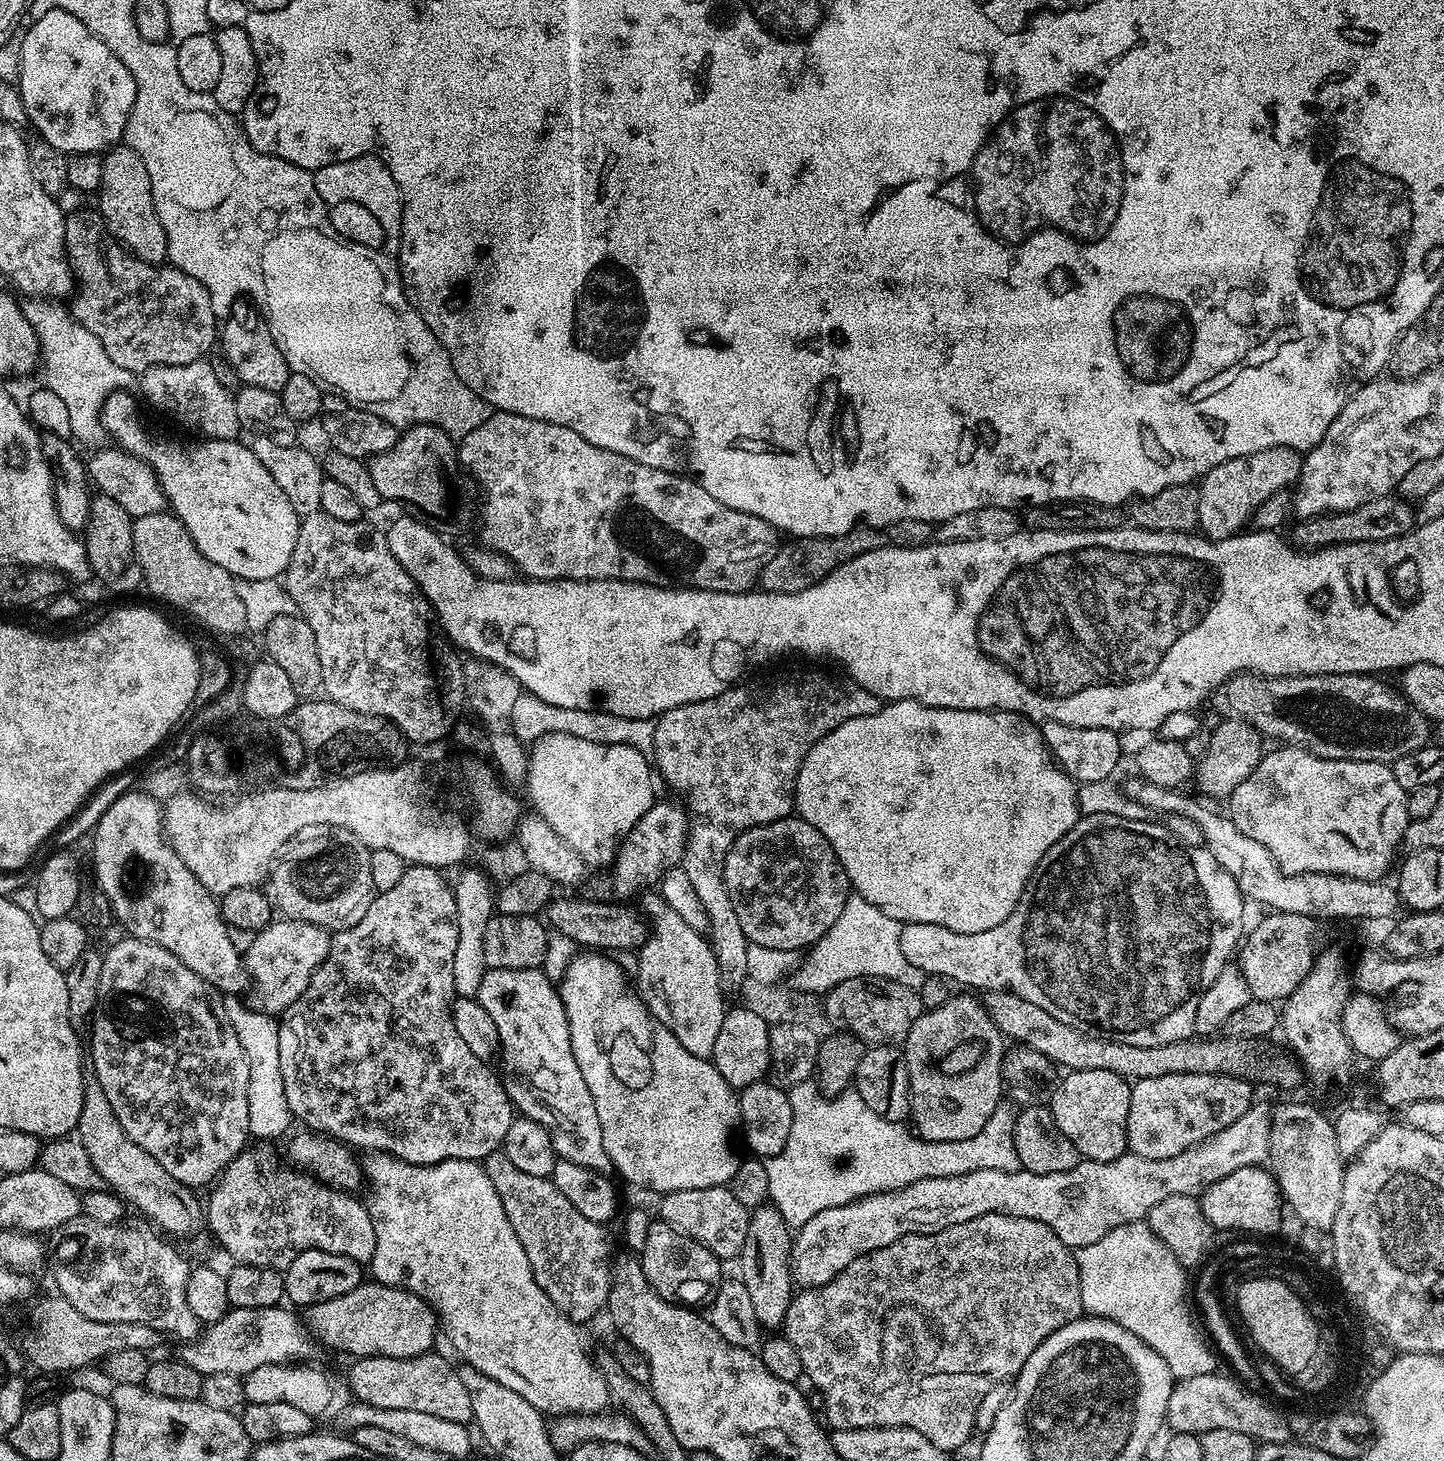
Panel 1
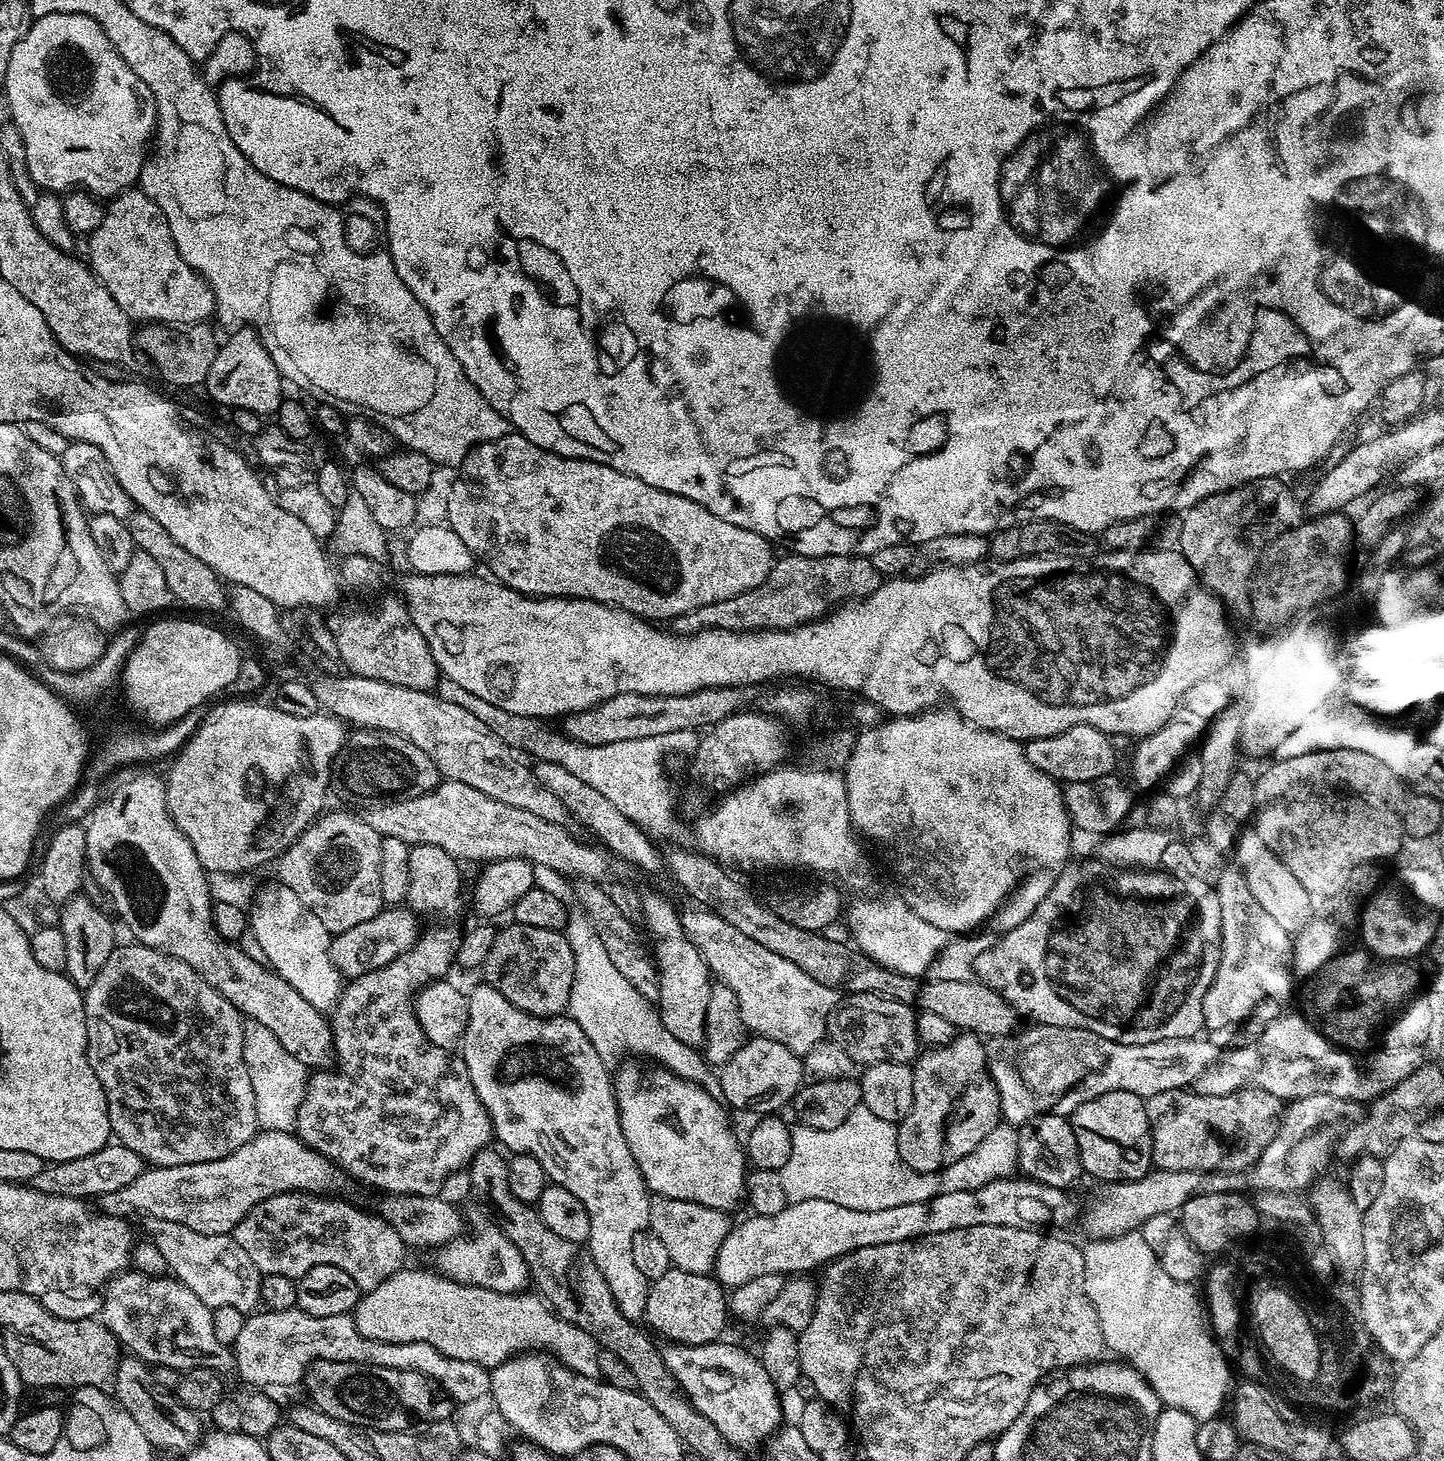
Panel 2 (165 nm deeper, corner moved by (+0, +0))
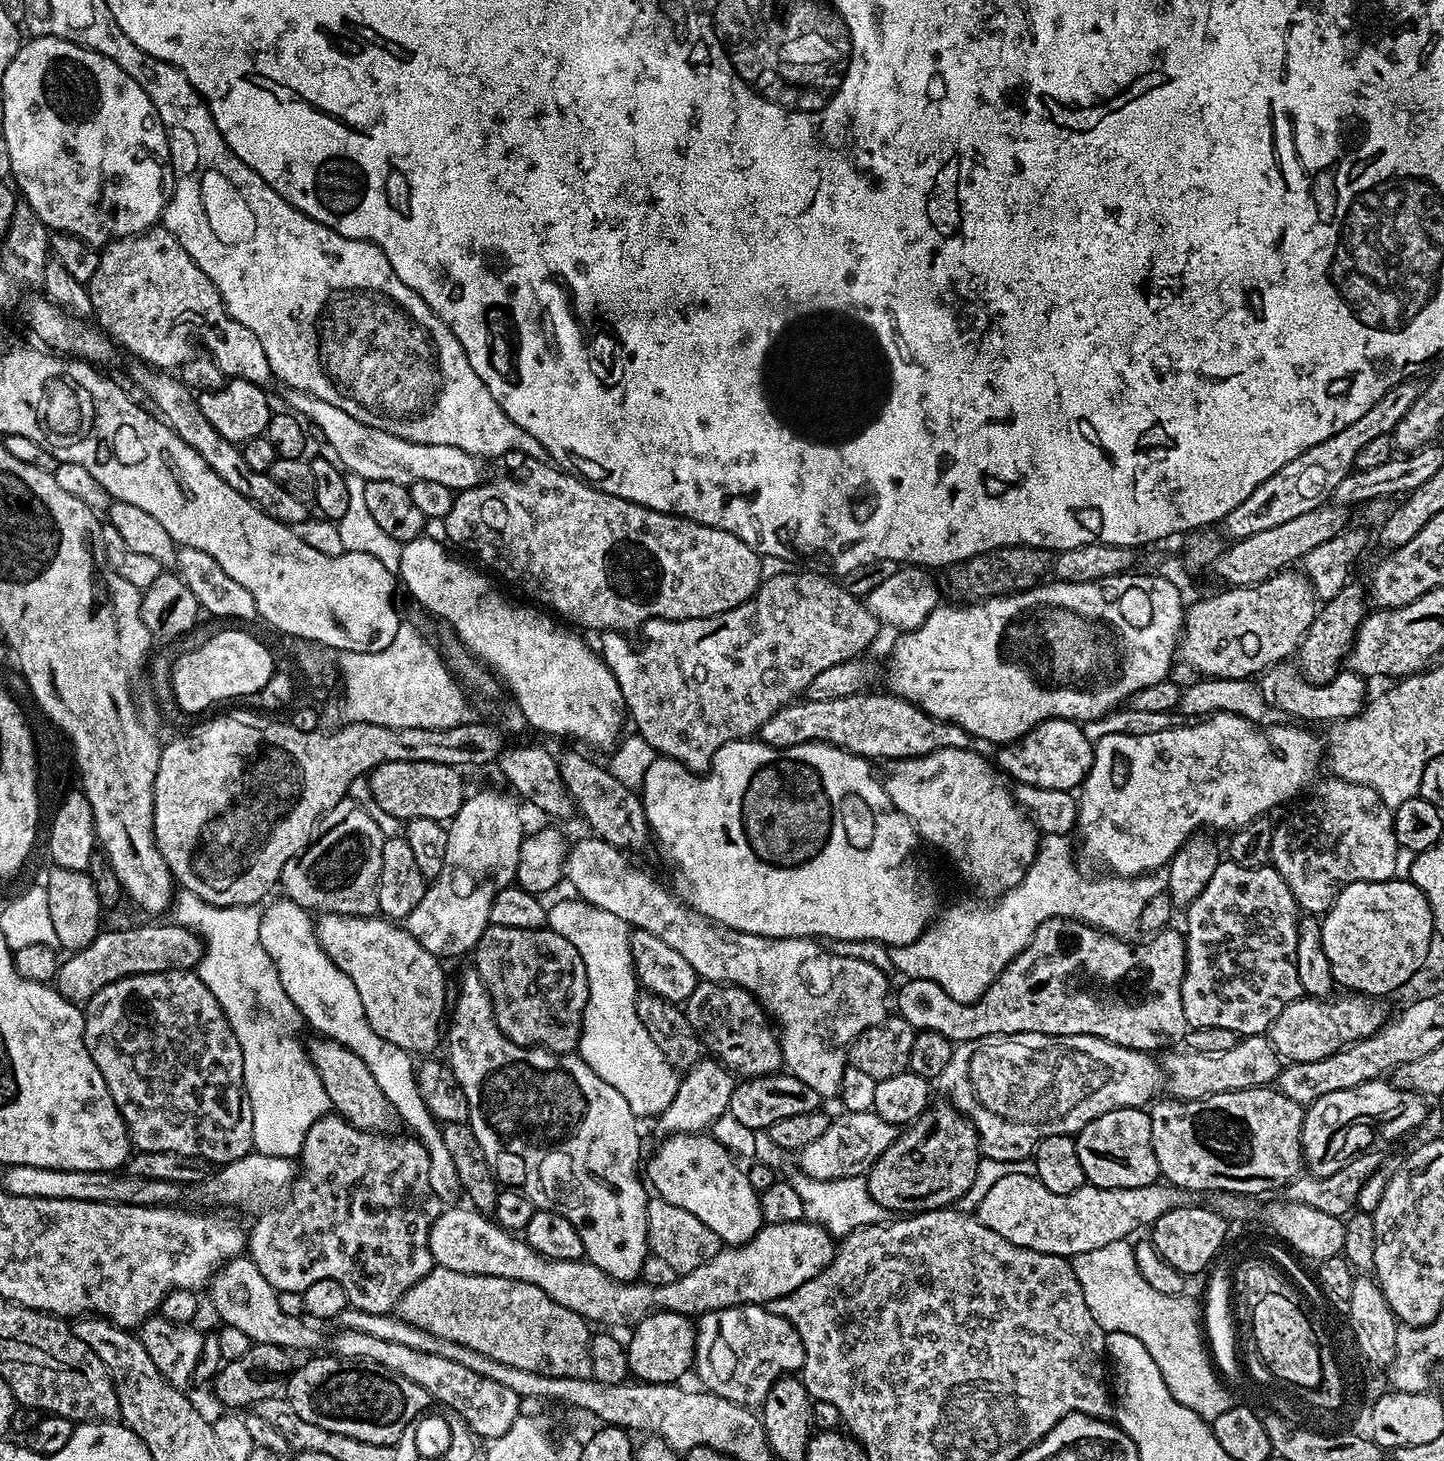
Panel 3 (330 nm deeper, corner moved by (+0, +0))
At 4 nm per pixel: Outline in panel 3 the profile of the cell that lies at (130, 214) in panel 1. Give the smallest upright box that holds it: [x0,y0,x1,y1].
[86,226,273,386]

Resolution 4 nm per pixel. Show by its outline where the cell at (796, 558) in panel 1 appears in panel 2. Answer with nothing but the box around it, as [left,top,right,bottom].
[674,554,882,634]

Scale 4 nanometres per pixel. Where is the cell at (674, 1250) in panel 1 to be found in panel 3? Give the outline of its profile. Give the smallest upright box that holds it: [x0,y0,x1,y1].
[626,1312,696,1384]

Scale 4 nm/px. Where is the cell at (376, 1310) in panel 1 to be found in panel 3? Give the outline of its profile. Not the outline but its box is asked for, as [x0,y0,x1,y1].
[398,1266,592,1380]

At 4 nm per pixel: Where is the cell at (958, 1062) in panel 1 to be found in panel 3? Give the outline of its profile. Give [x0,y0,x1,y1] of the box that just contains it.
[866,1102,980,1214]

